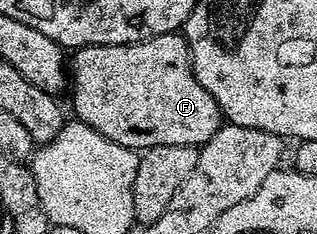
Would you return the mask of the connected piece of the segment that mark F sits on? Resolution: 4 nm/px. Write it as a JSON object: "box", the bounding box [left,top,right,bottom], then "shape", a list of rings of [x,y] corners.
{"box":[70,32,222,151],"shape":[[[183,32],[163,33],[154,35],[145,41],[135,41],[129,45],[87,45],[81,49],[75,50],[70,57],[70,94],[72,93],[72,109],[75,120],[86,123],[92,130],[98,131],[106,139],[118,143],[127,149],[143,151],[154,147],[155,145],[195,145],[197,147],[206,144],[207,141],[220,129],[222,124],[222,114],[218,103],[198,83],[198,79],[192,70],[192,60],[188,50],[188,41],[184,38]]]}

